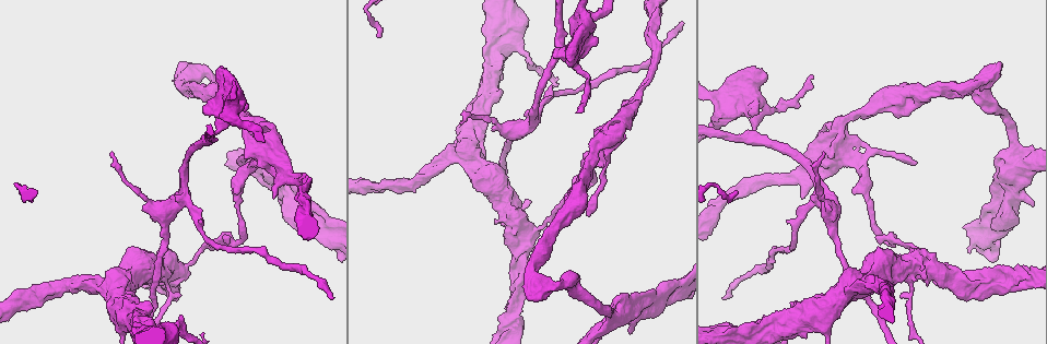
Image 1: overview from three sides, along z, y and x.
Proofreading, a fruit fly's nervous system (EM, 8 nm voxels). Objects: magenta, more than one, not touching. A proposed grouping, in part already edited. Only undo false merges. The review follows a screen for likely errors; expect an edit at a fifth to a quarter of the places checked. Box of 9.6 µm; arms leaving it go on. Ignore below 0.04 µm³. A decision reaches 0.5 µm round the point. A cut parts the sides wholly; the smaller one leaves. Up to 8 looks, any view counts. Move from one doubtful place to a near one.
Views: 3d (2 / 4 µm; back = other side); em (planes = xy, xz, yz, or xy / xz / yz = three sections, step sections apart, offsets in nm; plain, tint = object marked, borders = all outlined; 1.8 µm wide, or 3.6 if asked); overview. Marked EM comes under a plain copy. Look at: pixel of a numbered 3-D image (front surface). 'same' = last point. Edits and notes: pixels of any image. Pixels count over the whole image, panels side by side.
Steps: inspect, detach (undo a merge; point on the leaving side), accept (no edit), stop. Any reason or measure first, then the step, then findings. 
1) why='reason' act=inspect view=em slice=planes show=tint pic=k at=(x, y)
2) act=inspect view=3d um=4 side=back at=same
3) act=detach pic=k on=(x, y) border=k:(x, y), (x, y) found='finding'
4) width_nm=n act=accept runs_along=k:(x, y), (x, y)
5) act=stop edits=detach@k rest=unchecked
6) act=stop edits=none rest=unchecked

why='side arm on a straight run' act=inspect view=3d um=4 side=back pic=1 at=(1019, 165)

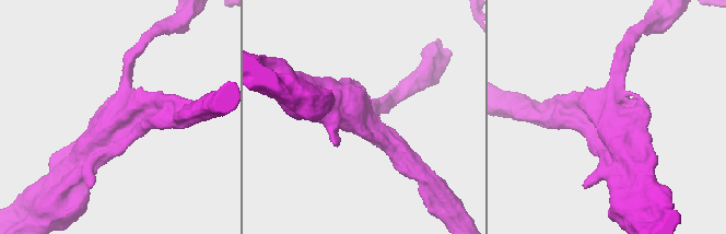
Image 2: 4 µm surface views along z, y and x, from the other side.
act=inspect view=em um=3.6 slice=yz step=8 show=tint pic=2 at=(612, 117)

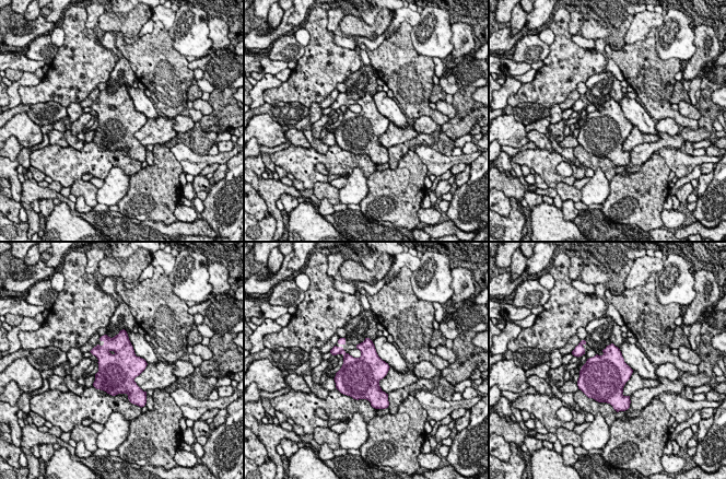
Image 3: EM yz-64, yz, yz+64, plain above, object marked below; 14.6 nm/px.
act=inspect view=em um=3.6 slice=planes show=borders at=same

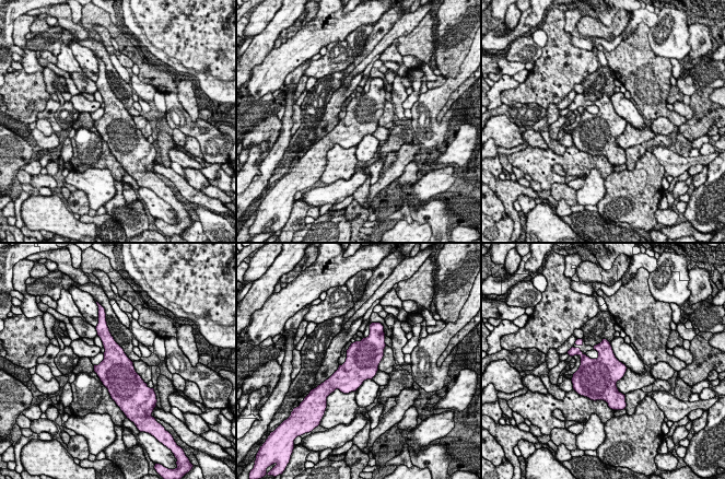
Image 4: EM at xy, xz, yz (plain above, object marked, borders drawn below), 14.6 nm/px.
act=accept found='all the same neuron'

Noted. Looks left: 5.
why='thick turns thin' act=inspect view=em slice=planes show=tint pic=1 at=(254, 157)

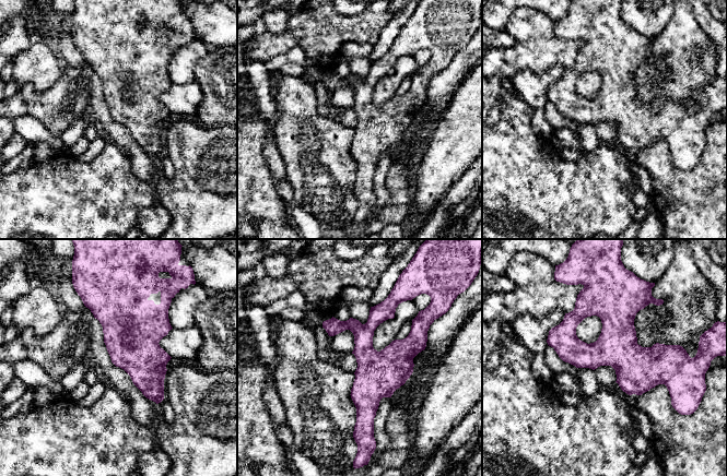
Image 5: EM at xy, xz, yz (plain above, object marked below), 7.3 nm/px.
width_nm=300 act=accept runs_along=5:(387, 302), (366, 331), (365, 427) found='all the same neuron'

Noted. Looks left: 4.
why='thick turns thin' act=inspect view=em um=3.6 slice=yz step=4 show=tint pic=1 at=(180, 268)

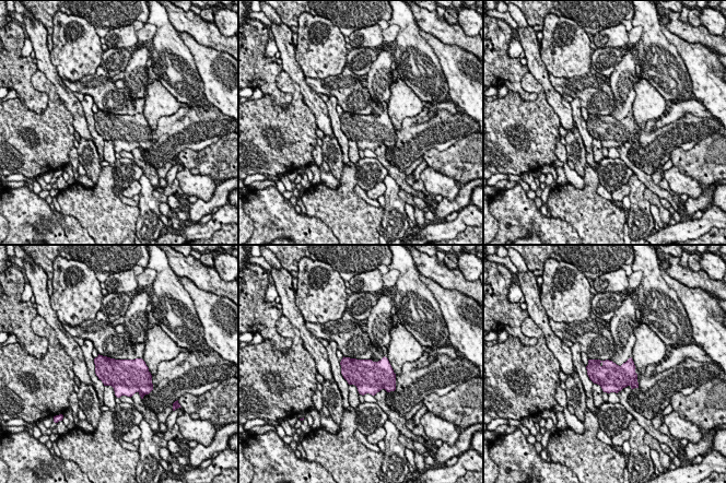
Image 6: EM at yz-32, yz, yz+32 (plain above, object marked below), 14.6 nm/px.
act=inspect view=em um=3.6 slice=xz step=8 show=borders at=same

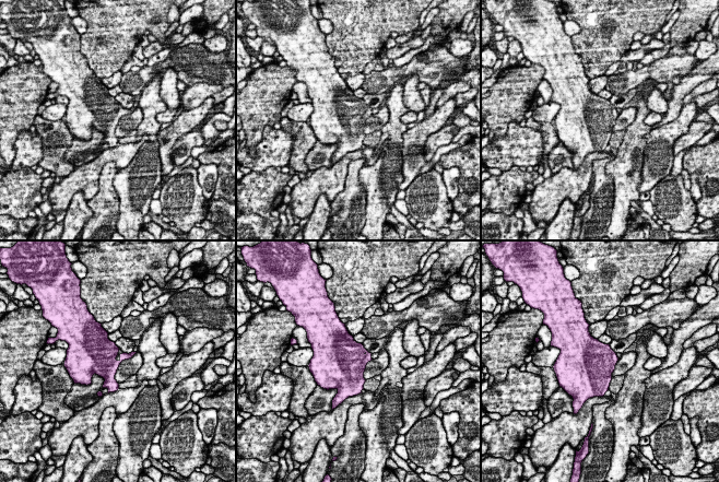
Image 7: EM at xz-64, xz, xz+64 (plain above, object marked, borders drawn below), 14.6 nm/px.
act=accept found='one neuron here'

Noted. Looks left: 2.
act=stop edits=none rest=unchecked

